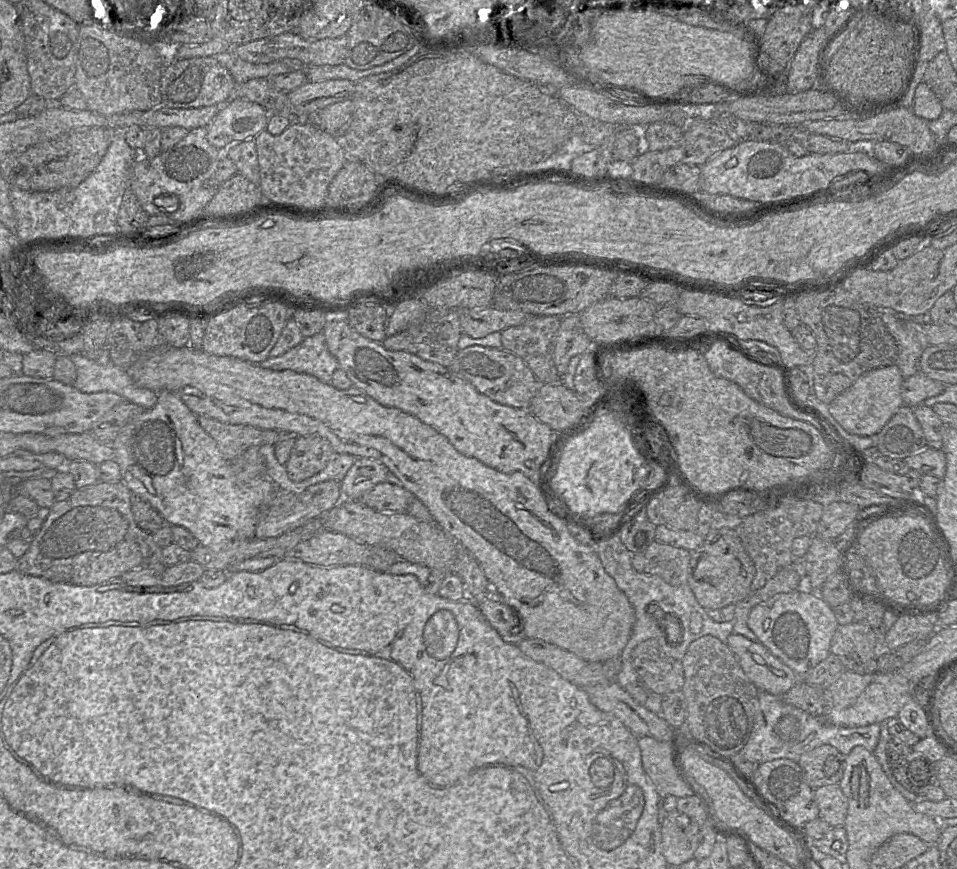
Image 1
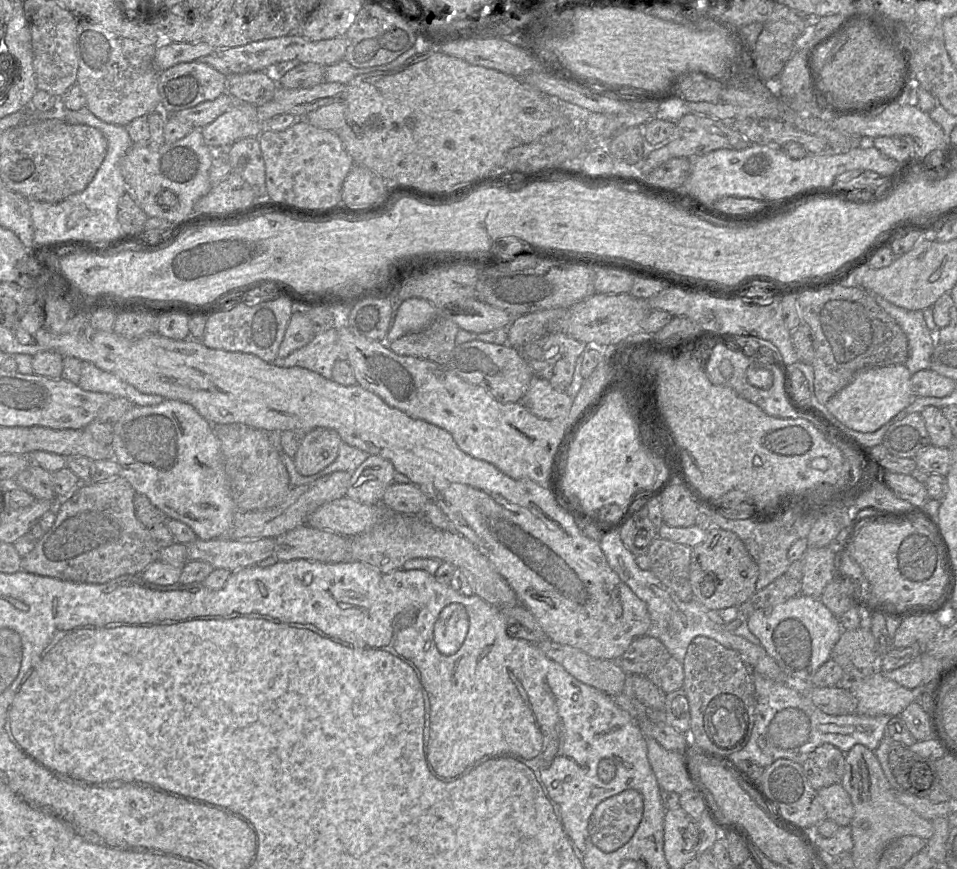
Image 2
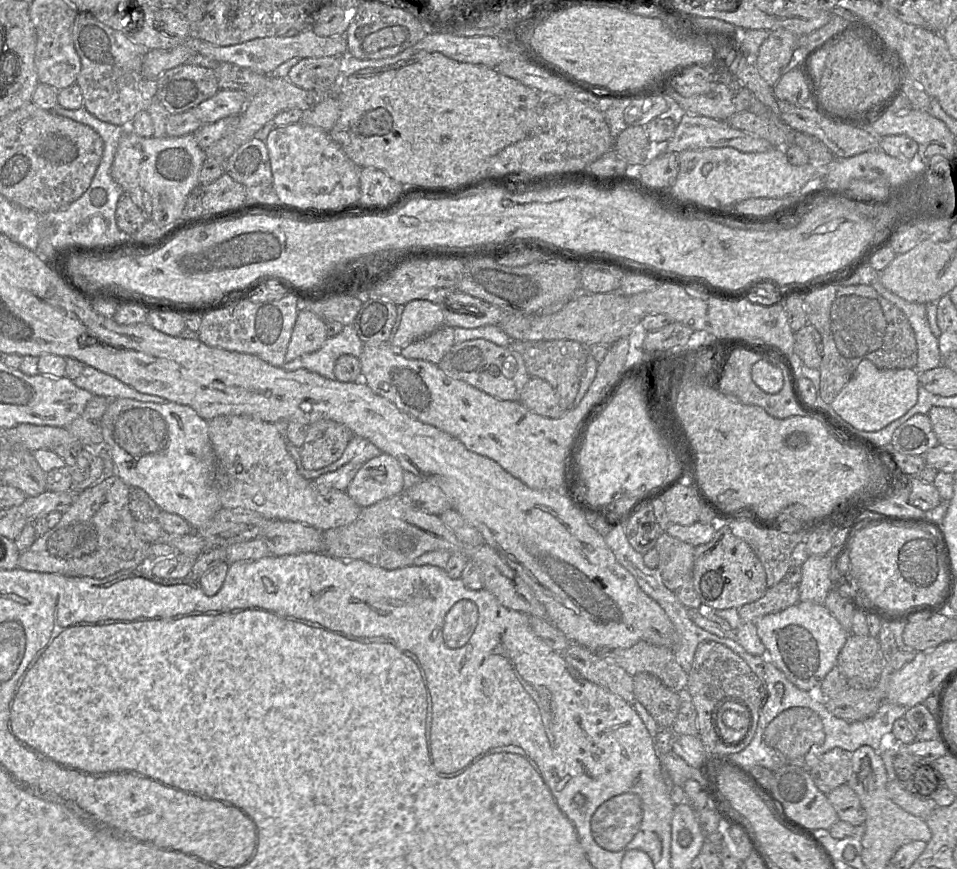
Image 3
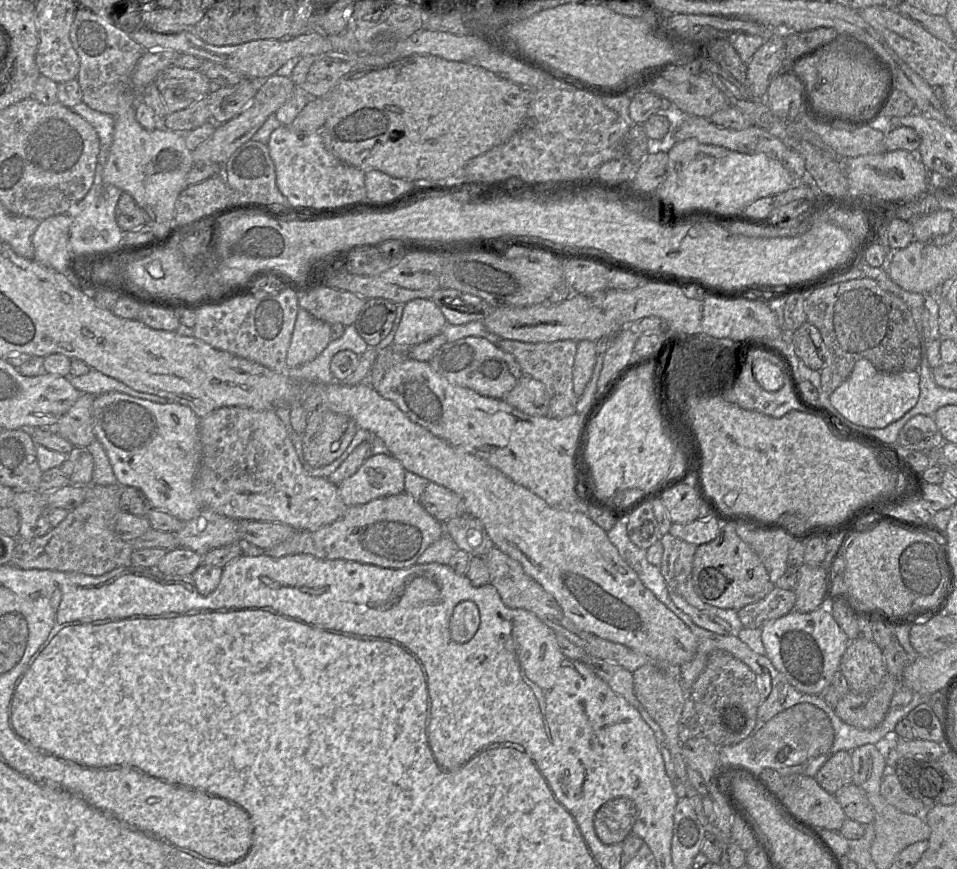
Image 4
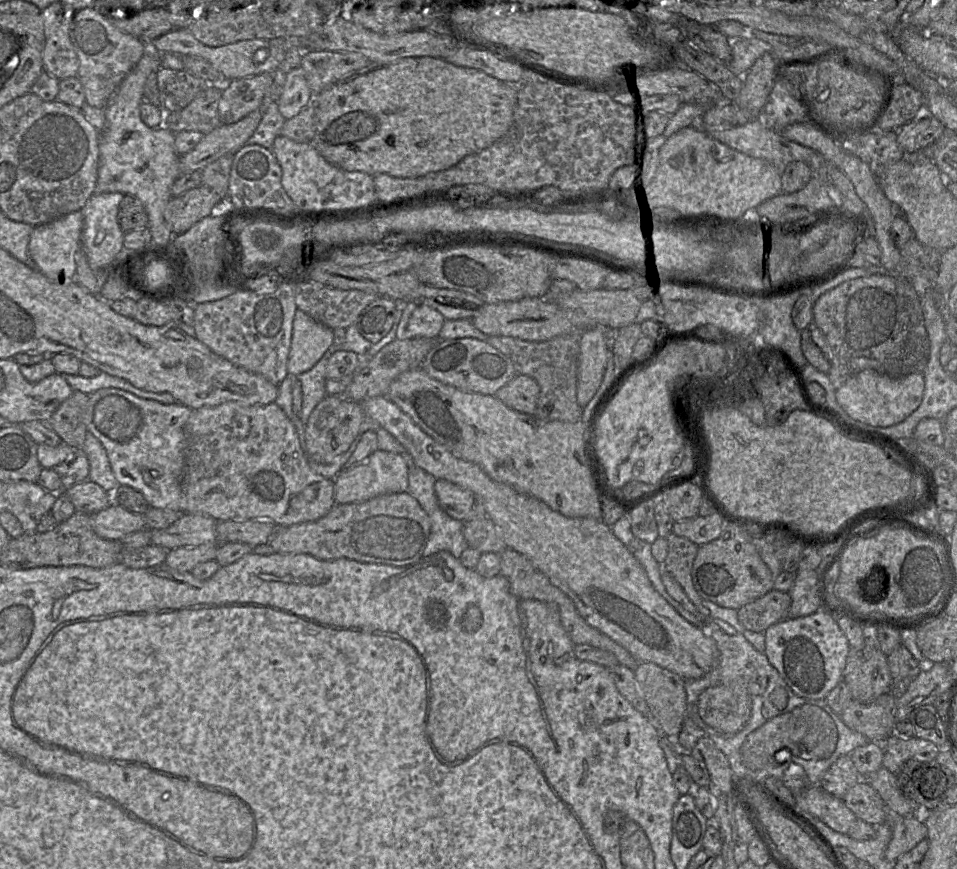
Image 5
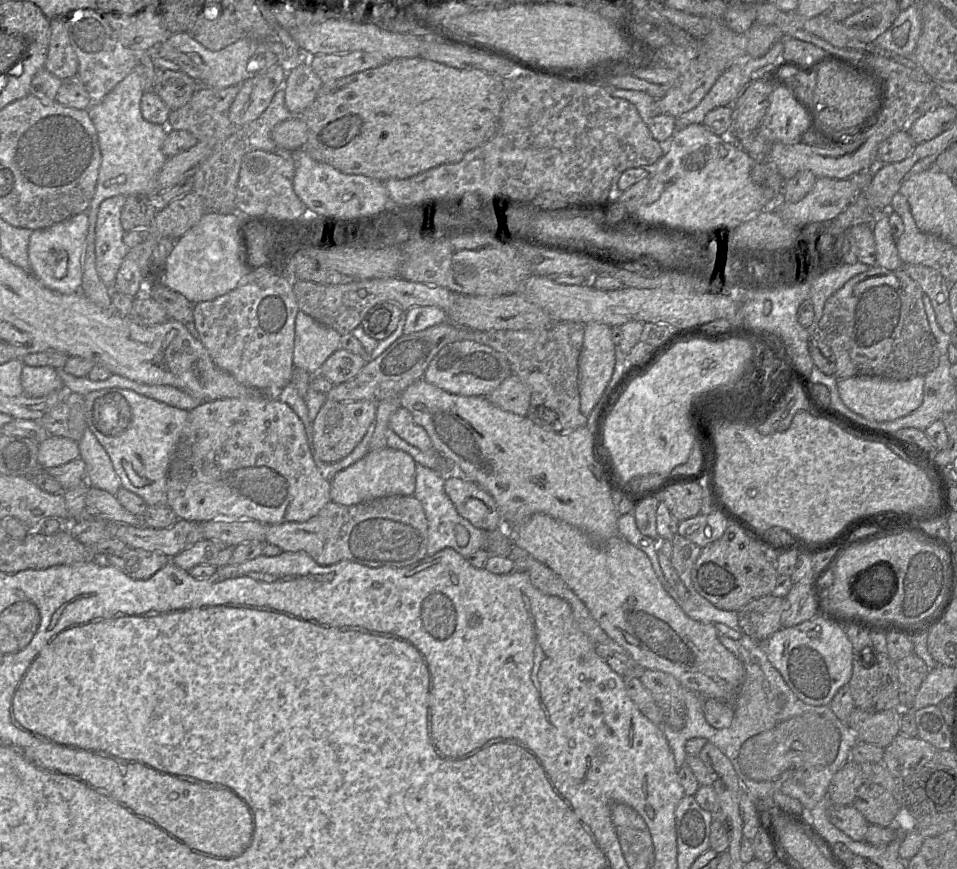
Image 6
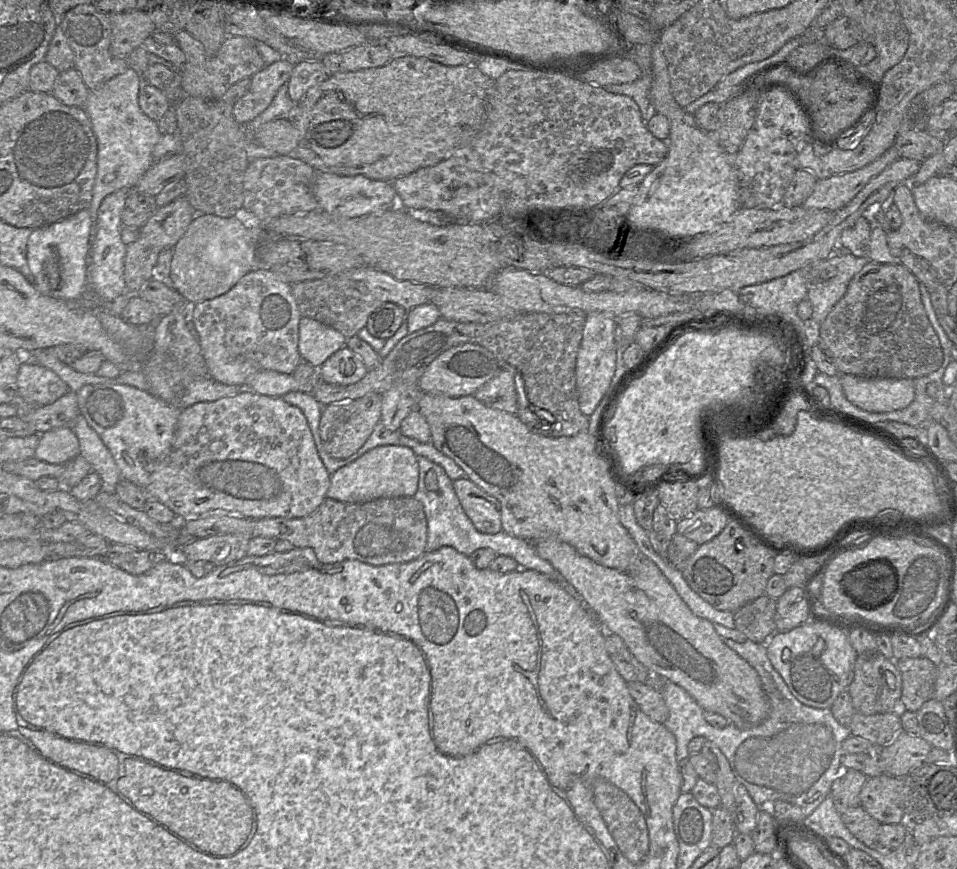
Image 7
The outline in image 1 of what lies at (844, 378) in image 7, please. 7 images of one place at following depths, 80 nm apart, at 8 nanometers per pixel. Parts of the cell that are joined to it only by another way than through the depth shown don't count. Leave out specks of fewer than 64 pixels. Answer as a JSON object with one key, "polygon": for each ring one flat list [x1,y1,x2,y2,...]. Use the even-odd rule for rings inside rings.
{"polygon":[[896,365,870,370,829,404,829,412,850,434,863,437,876,435,904,405,901,397,903,381,904,378]]}

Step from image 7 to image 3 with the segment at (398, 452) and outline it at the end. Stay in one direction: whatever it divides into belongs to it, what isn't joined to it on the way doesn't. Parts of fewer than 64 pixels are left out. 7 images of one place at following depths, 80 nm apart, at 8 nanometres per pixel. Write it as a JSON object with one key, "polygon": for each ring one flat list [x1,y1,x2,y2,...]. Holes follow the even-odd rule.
{"polygon":[[382,452,359,468,345,491,361,508,370,506,401,494,404,491,403,473,398,460]]}

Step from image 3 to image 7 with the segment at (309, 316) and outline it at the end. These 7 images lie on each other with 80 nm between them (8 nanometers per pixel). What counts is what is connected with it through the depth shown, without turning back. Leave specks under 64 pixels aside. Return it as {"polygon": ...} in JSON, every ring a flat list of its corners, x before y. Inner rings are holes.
{"polygon":[[301,317,298,352,301,358,318,369,325,360,344,347,347,338,338,330,314,319]]}

